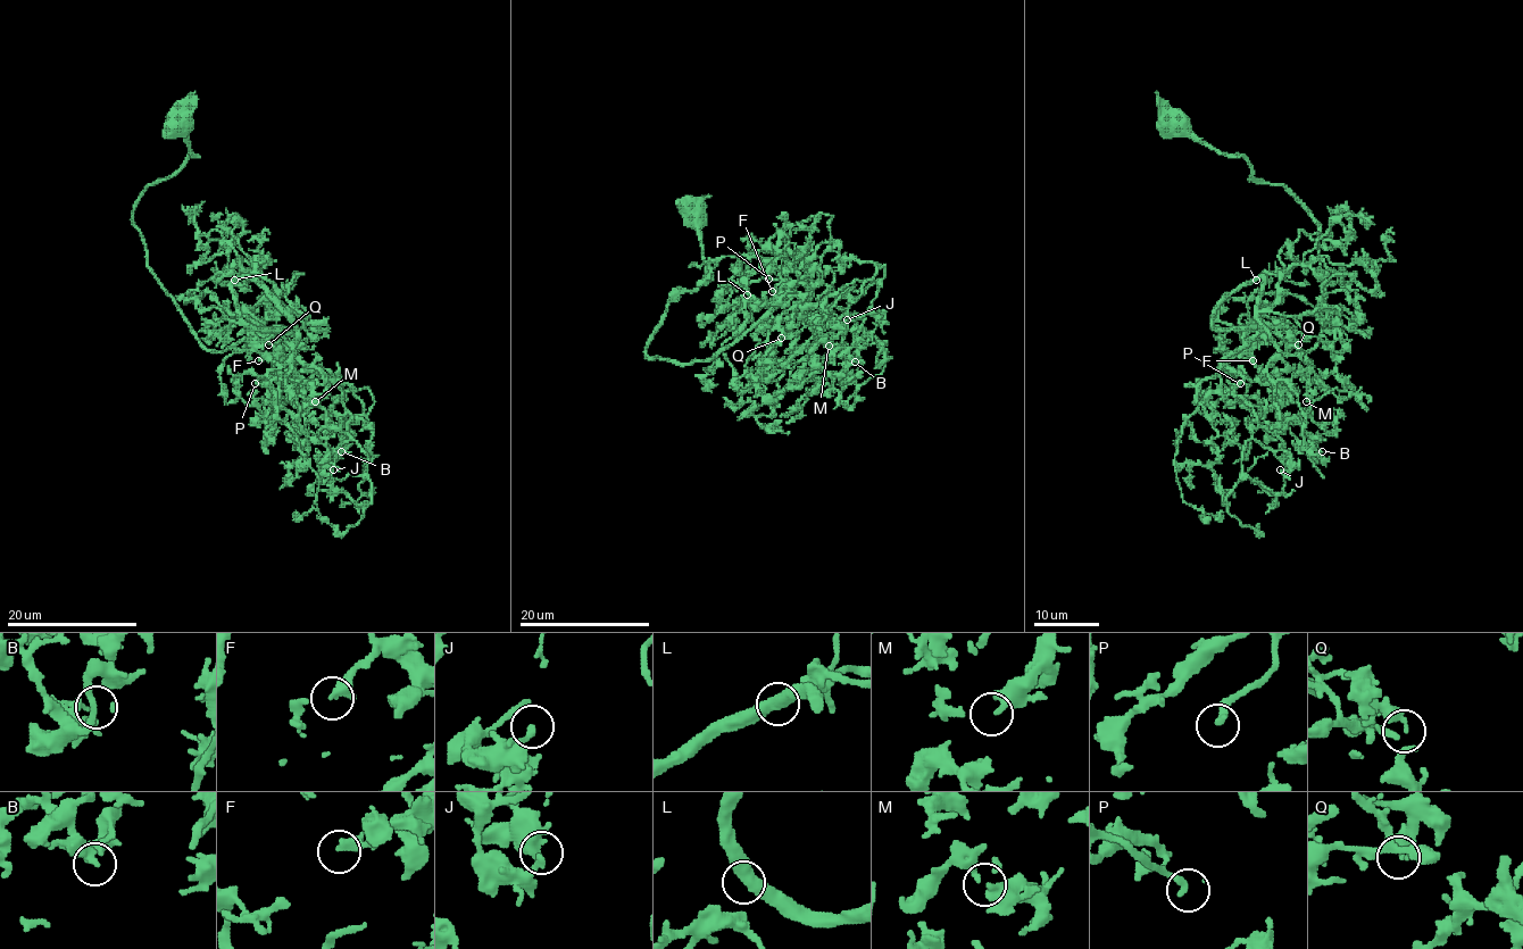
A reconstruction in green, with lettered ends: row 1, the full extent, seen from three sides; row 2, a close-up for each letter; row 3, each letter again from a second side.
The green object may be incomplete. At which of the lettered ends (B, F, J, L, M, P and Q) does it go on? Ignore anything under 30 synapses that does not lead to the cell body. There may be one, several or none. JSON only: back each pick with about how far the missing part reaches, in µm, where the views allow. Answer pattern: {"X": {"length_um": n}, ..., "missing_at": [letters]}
{"F": {"length_um": 10}, "P": {"length_um": 8}, "missing_at": ["F", "P"]}

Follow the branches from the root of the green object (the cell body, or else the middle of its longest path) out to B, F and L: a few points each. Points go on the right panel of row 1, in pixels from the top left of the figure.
B: (1168, 122), (1317, 226), (1321, 340), (1242, 340), (1271, 334), (1280, 419), (1322, 451)
F: (1168, 122), (1240, 155), (1317, 226), (1322, 336), (1301, 351), (1261, 333), (1242, 355), (1253, 360)
L: (1168, 122), (1240, 155), (1317, 226), (1322, 336), (1309, 351), (1261, 329), (1212, 326), (1212, 311), (1256, 280)

